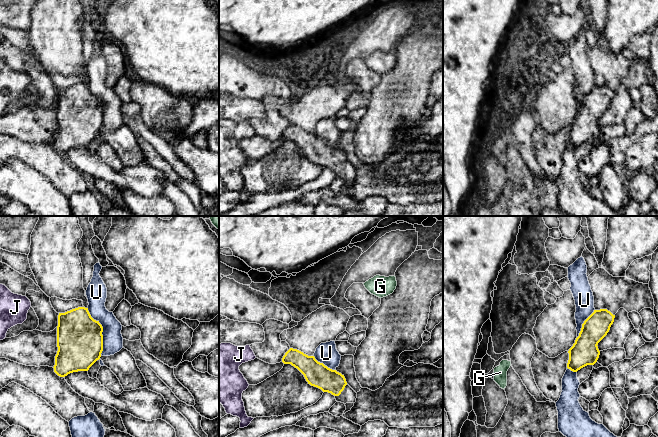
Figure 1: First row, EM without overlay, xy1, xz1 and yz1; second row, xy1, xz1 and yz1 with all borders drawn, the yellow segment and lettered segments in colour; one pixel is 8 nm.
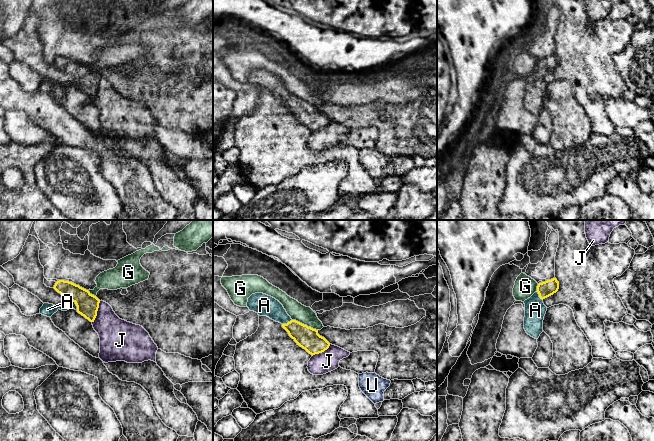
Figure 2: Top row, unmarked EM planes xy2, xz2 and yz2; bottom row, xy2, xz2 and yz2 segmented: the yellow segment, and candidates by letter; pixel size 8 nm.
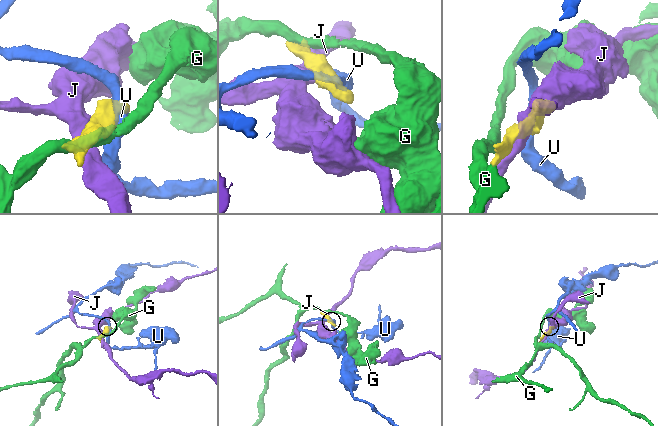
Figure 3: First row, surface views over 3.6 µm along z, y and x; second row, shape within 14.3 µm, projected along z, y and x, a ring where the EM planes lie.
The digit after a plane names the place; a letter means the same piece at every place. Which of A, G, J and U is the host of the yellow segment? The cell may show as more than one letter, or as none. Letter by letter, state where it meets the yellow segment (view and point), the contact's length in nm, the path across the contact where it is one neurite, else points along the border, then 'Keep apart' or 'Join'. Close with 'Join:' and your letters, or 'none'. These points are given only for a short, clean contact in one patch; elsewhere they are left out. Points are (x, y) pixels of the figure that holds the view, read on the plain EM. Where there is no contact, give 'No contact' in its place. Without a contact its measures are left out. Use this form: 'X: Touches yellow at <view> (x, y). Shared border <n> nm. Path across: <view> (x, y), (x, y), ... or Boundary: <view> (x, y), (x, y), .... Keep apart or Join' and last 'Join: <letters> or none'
A: Touches yellow at xz2 (287, 99). Shared border 90 nm. Path across: xz2 (306, 113), (287, 99), (272, 84), (264, 81). Join
G: Touches yellow at xz2 (305, 101). Shared border 220 nm. Boundary: xz2 (292, 95), (317, 106). Keep apart
J: Touches yellow at xy2 (96, 88). Shared border 190 nm. Keep apart
U: Touches yellow at xy1 (102, 107). Shared border 400 nm. Keep apart
Join: A

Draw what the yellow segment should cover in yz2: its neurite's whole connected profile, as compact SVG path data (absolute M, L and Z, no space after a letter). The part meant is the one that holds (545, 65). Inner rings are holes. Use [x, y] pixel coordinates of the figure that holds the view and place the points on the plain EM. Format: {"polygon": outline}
{"polygon": "M556 54L539 59L537 67L527 76L525 80L524 105L528 111L538 115L543 108L543 96L547 87L543 76L559 65L559 58Z"}

